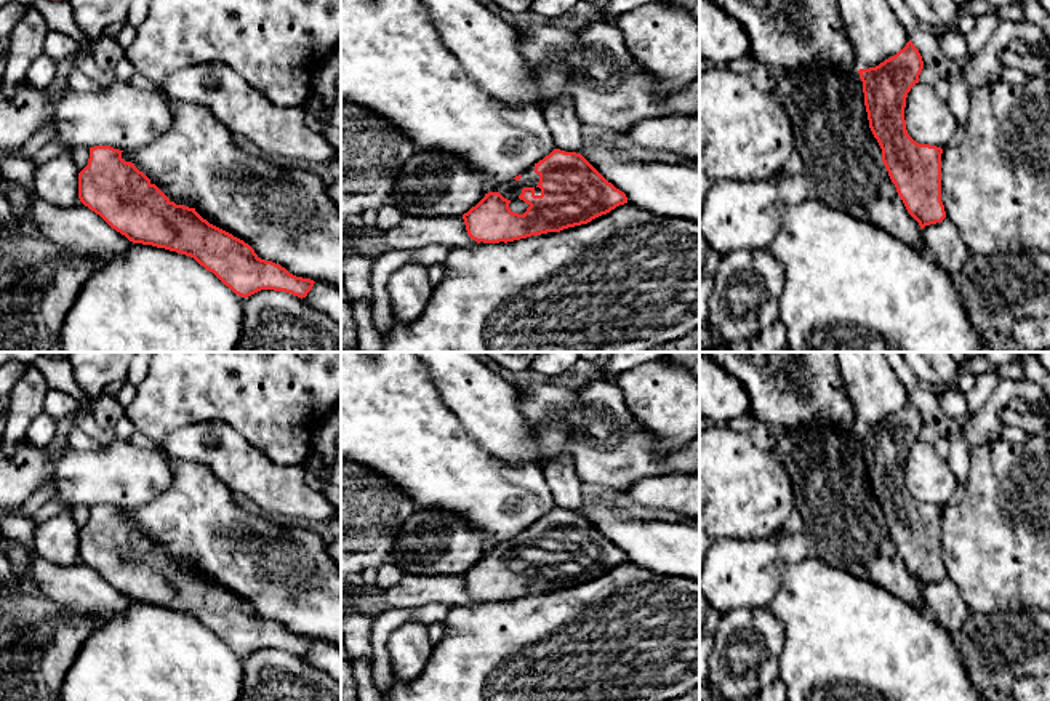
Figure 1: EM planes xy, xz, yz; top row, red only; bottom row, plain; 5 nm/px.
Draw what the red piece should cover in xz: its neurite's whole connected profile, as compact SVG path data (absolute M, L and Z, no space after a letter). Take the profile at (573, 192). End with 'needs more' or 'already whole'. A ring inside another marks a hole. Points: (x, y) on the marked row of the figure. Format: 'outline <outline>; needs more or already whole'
outline M554 149L463 214L477 243L499 243L587 224L627 203L581 154Z; needs more

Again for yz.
outline M909 40L879 66L858 70L869 128L882 149L882 162L920 229L946 218L941 202L943 149L916 142L904 120L908 93L919 83L922 69L922 56Z; already whole

